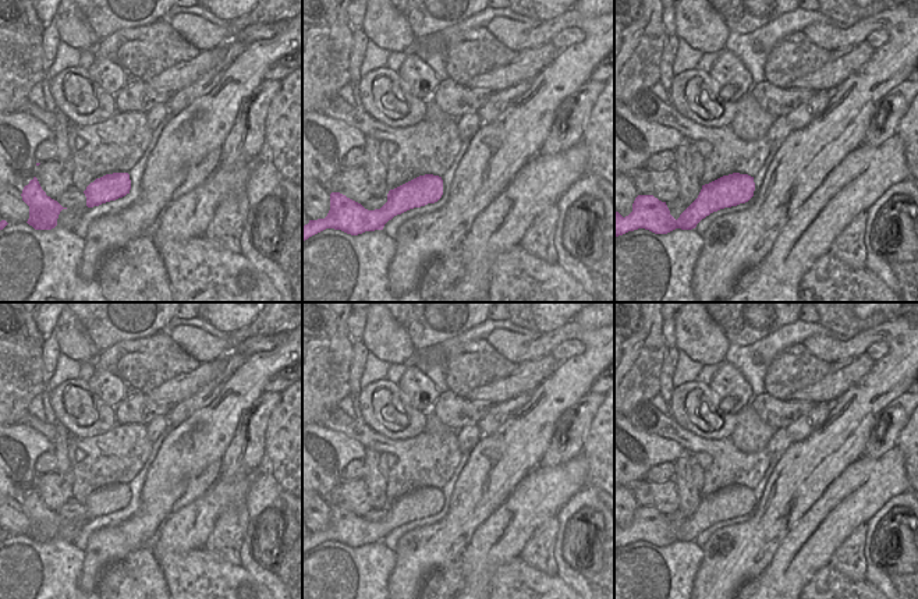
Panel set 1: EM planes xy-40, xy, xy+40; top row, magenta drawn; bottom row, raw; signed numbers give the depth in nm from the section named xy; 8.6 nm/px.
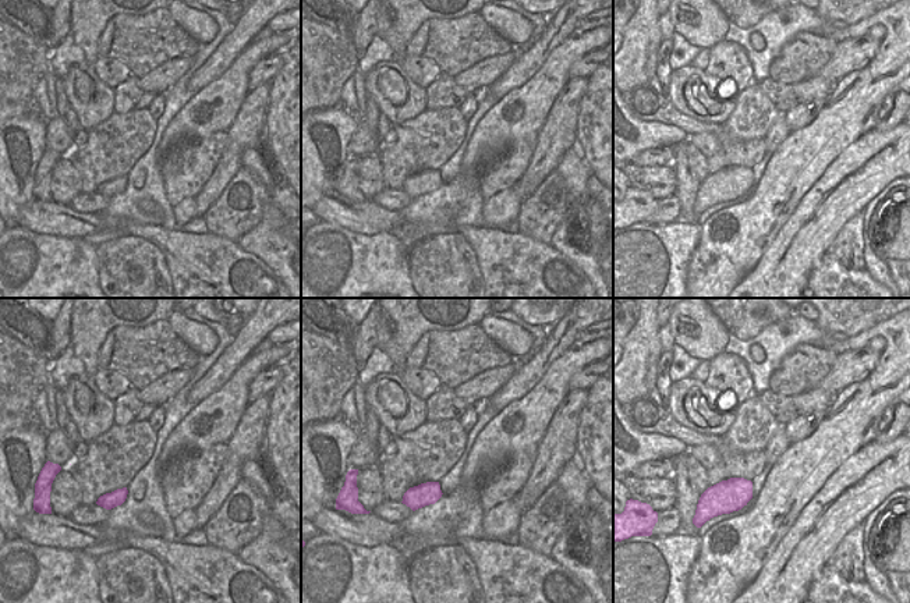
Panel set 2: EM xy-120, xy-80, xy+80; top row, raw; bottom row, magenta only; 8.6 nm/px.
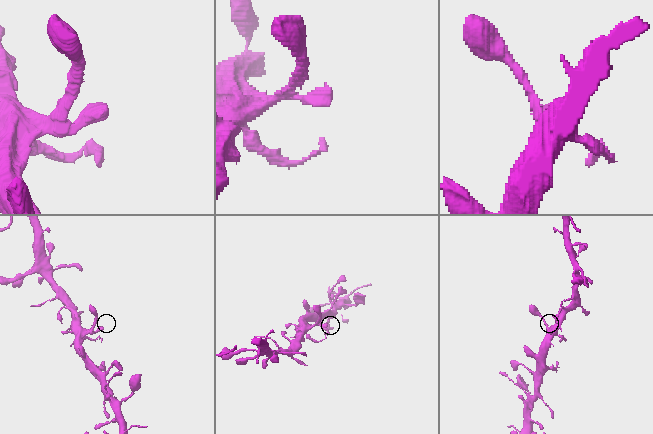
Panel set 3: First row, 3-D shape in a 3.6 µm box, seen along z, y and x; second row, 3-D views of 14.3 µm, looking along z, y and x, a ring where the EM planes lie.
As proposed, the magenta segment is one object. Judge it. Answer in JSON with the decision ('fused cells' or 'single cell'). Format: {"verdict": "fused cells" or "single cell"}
{"verdict": "single cell"}

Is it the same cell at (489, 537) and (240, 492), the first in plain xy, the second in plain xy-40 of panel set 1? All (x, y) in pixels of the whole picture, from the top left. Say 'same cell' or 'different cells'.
same cell

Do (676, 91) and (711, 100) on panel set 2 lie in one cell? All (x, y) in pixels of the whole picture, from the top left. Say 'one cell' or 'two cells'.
one cell

